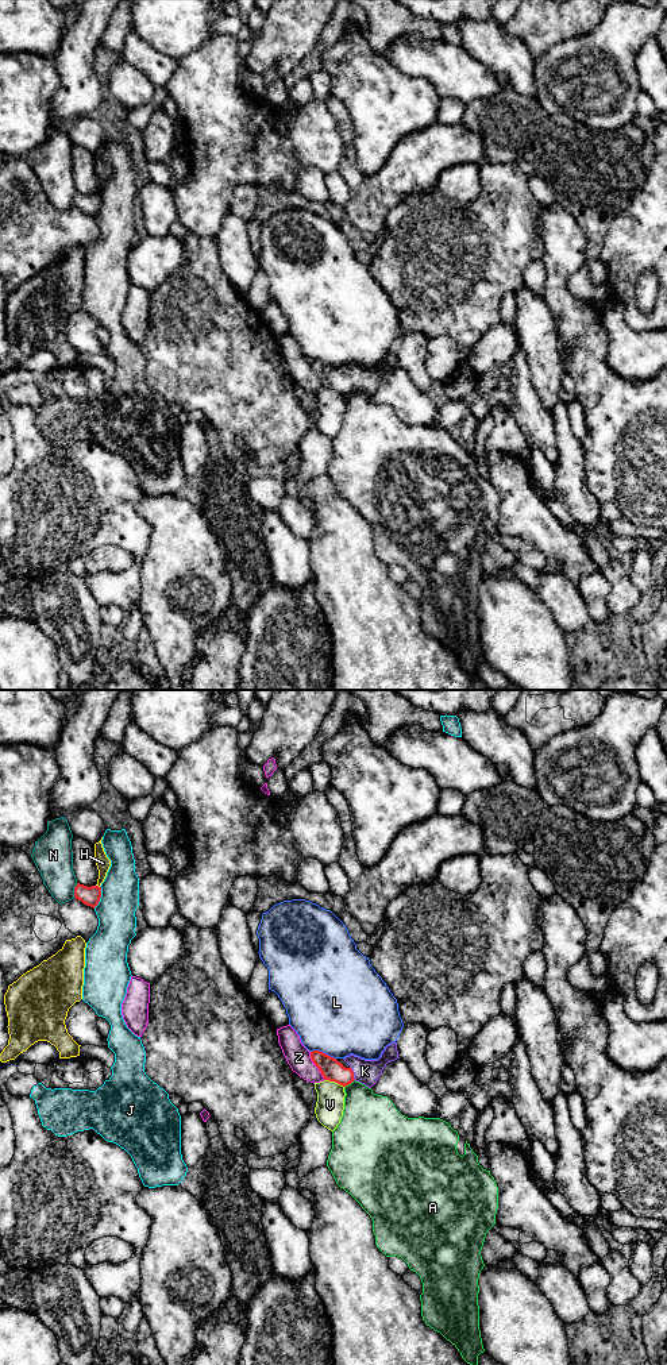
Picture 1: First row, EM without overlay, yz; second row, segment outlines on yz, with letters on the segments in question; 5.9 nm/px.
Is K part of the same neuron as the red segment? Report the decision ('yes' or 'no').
yes

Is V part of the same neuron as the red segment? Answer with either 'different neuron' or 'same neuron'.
different neuron

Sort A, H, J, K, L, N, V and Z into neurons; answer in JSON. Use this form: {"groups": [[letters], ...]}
{"groups": [["A"], ["H"], ["J"], ["K"], ["L"], ["N"], ["V"], ["Z"]]}

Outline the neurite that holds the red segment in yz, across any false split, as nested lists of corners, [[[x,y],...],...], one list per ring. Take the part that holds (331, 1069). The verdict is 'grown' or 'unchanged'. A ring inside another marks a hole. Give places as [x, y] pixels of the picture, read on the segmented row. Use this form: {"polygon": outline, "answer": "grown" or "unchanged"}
{"polygon": [[[393,1042],[385,1048],[378,1060],[365,1060],[354,1054],[344,1057],[343,1060],[350,1065],[348,1068],[320,1050],[311,1052],[311,1059],[325,1080],[335,1081],[343,1087],[355,1080],[371,1088],[386,1064],[400,1057],[397,1042]]], "answer": "grown"}

